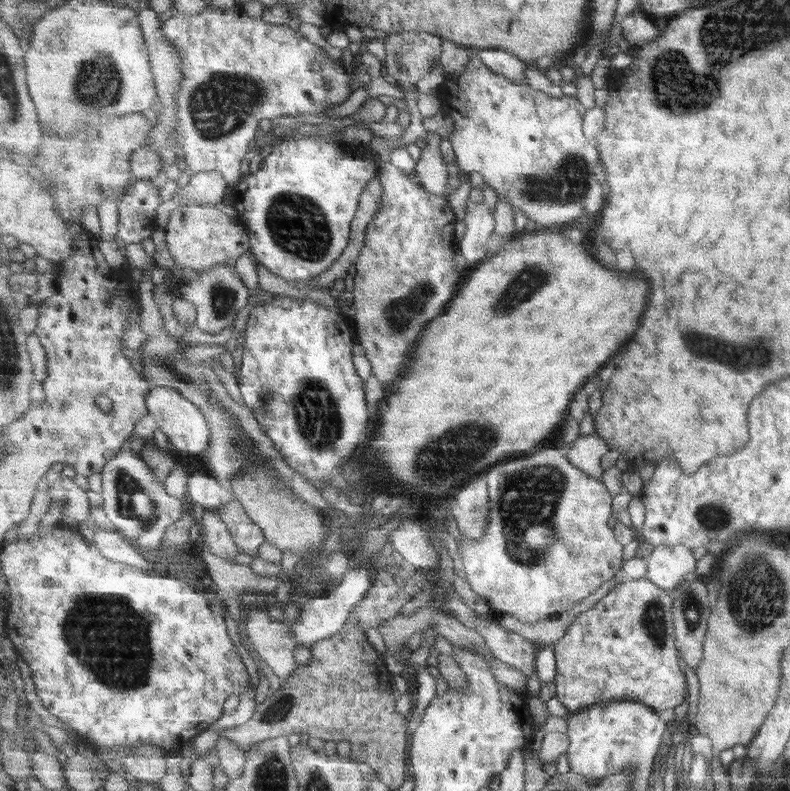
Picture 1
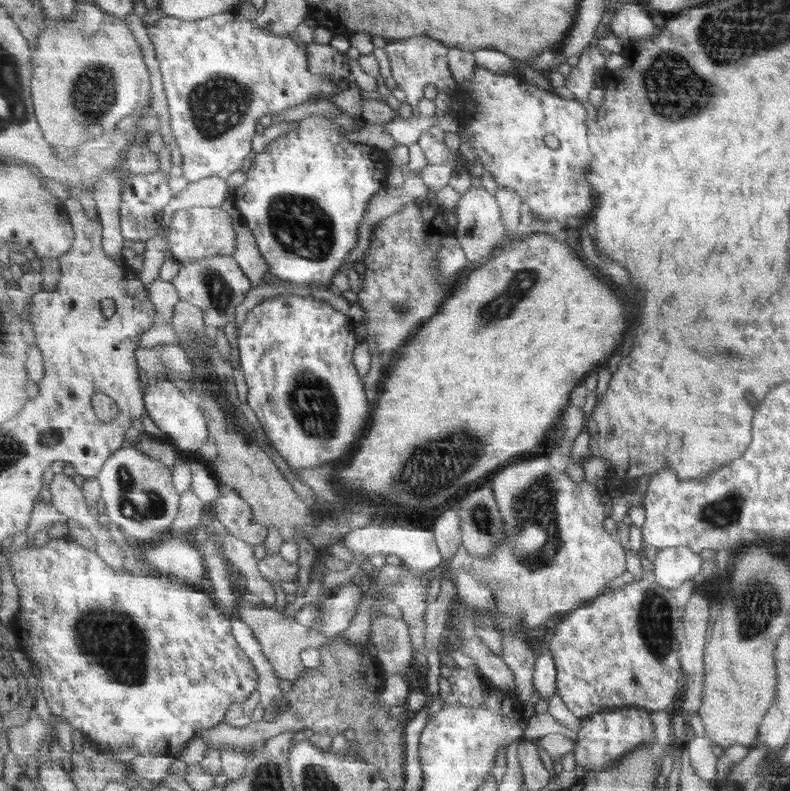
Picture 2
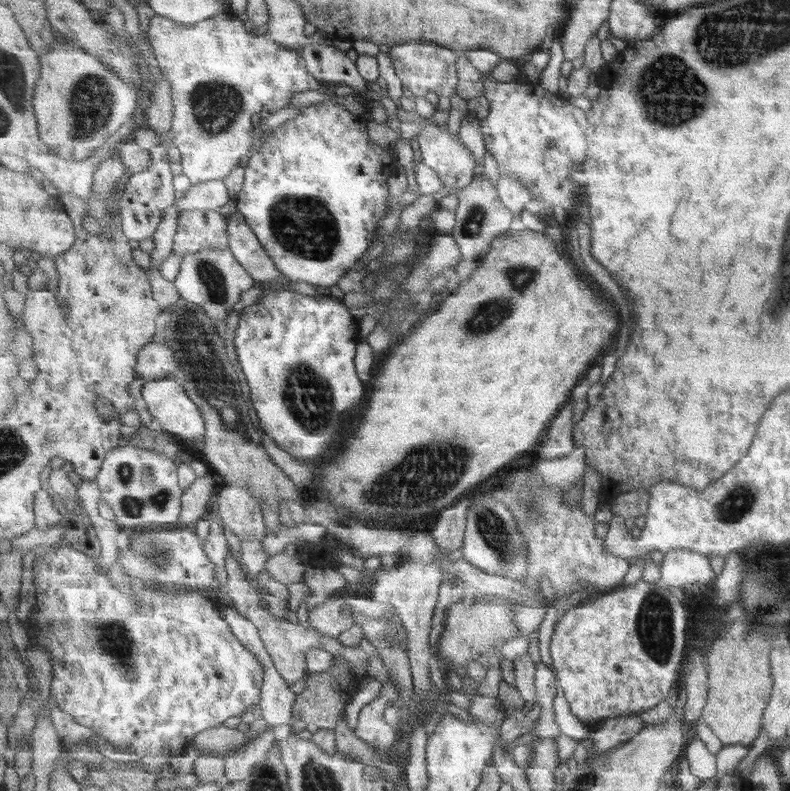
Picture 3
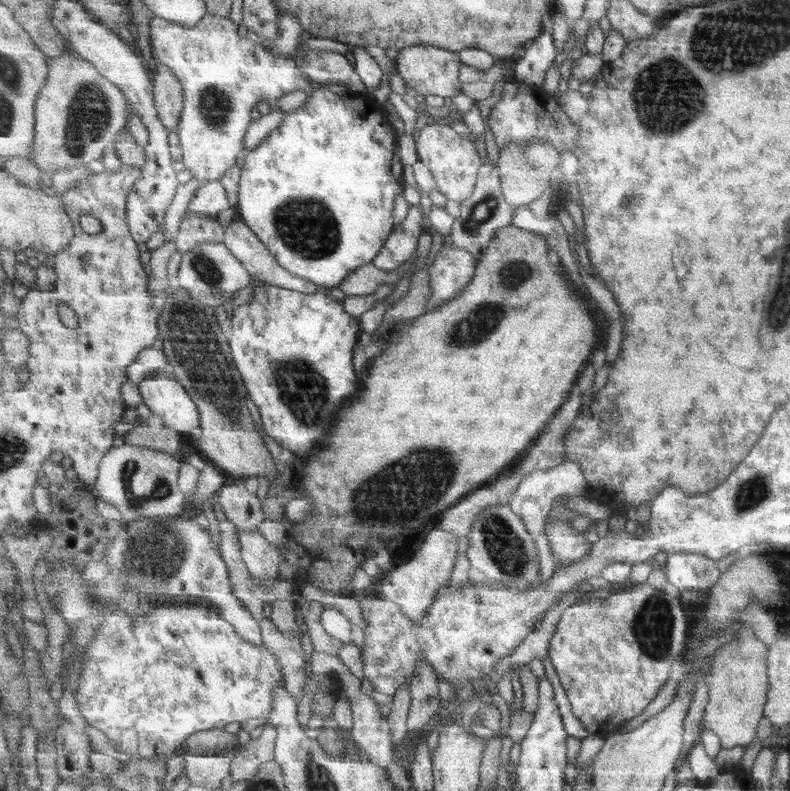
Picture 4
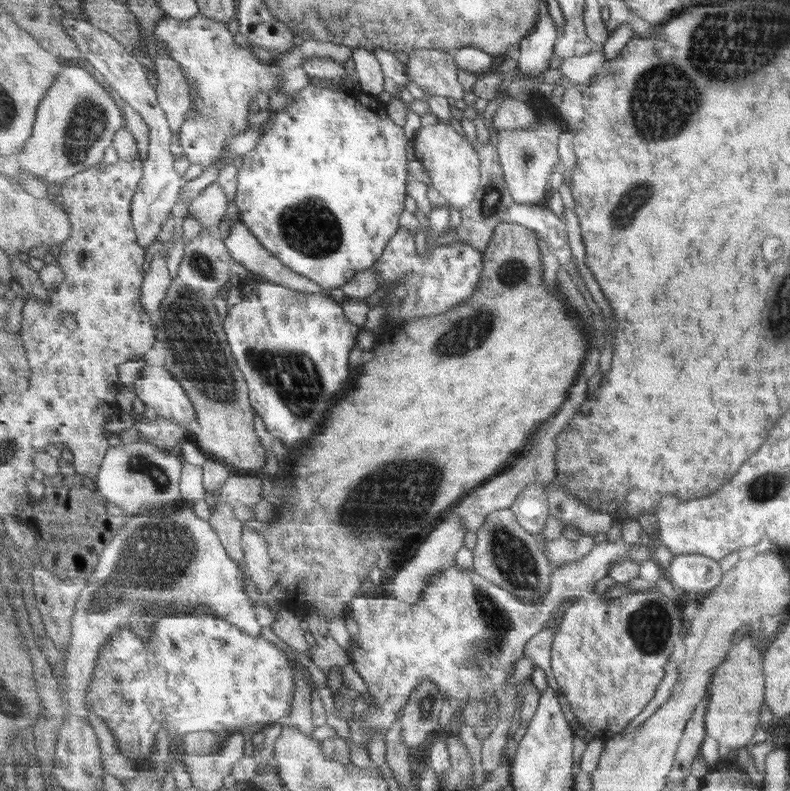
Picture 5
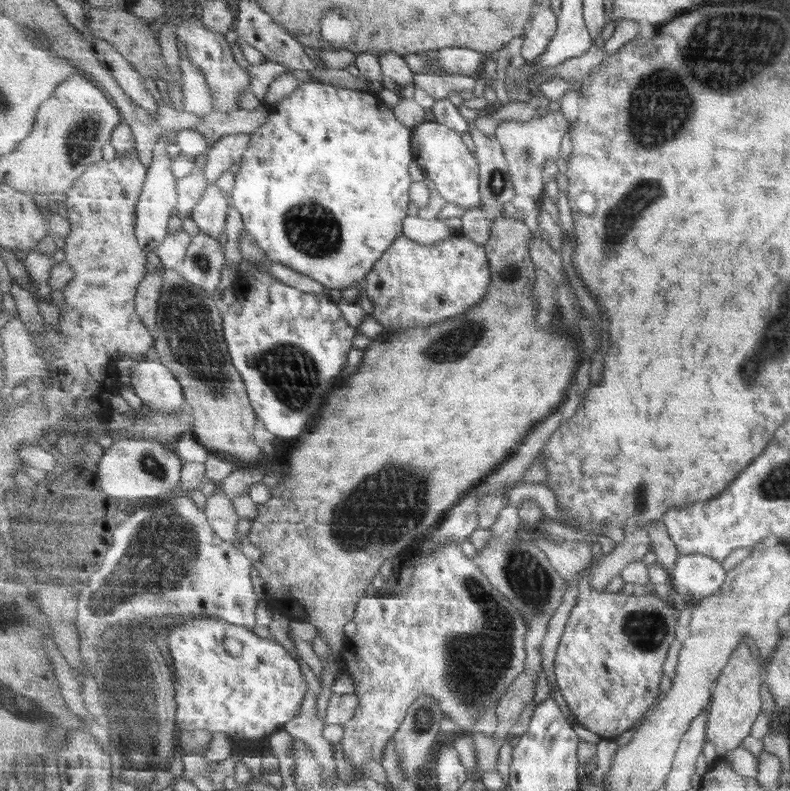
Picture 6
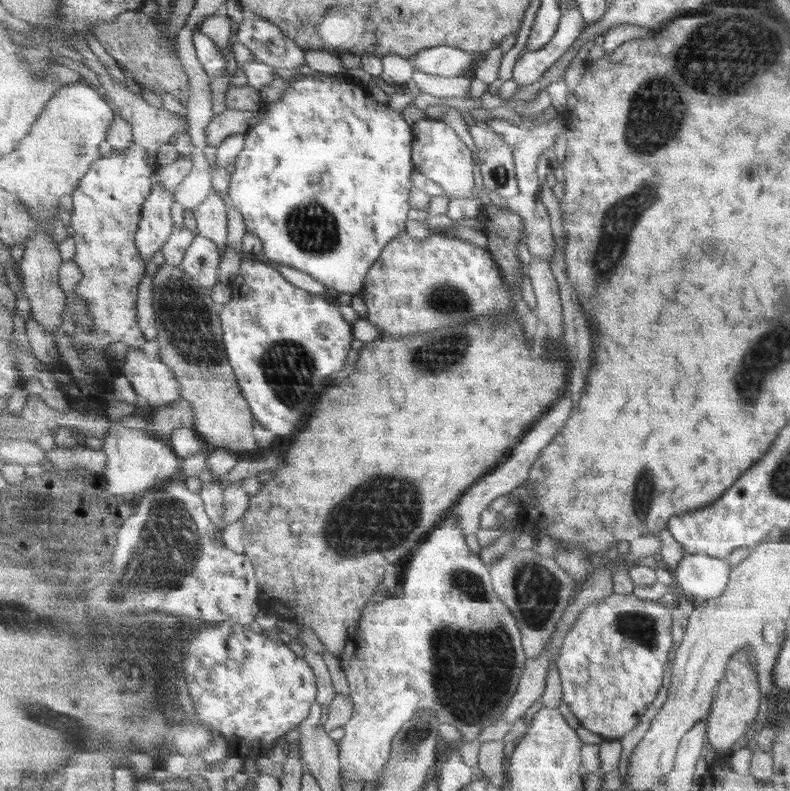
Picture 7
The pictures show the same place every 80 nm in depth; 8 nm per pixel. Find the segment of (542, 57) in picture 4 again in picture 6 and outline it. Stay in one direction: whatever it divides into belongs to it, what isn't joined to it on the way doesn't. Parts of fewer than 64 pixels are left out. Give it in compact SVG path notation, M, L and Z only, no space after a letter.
M550 5L537 7L525 32L520 51L525 64L533 66L538 63L538 59L548 52L547 48L552 43L557 29L558 13L555 14Z

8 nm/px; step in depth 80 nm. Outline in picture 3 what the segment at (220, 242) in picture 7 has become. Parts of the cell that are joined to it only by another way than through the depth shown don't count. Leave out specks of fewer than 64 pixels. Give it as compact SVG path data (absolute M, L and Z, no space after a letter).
M224 180L191 184L189 192L179 198L181 210L219 210L229 202L230 194Z

